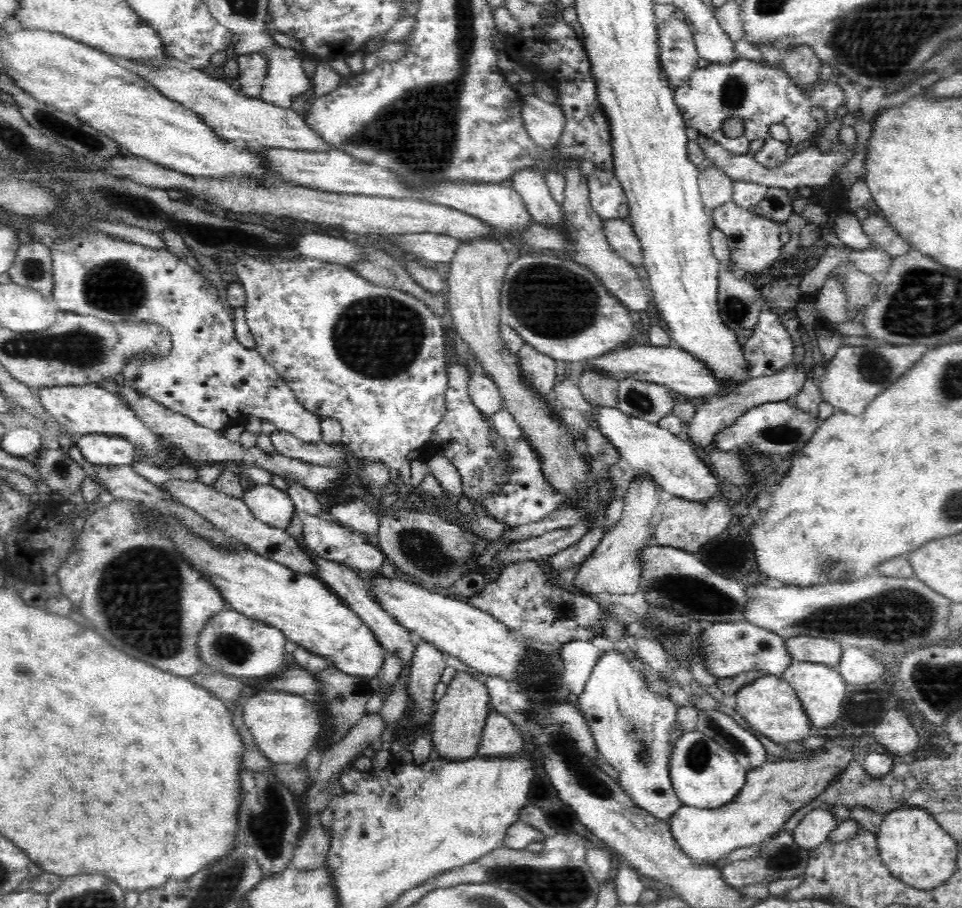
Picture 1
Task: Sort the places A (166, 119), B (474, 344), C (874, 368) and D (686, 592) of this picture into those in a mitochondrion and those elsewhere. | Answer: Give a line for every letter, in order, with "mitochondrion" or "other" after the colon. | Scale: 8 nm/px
A: other
B: other
C: mitochondrion
D: mitochondrion

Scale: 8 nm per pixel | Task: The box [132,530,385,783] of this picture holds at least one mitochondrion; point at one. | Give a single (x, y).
(231, 648)

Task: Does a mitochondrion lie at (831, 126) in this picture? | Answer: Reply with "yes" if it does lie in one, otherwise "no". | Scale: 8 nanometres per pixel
no

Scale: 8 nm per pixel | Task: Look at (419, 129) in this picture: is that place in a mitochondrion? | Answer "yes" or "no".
yes

